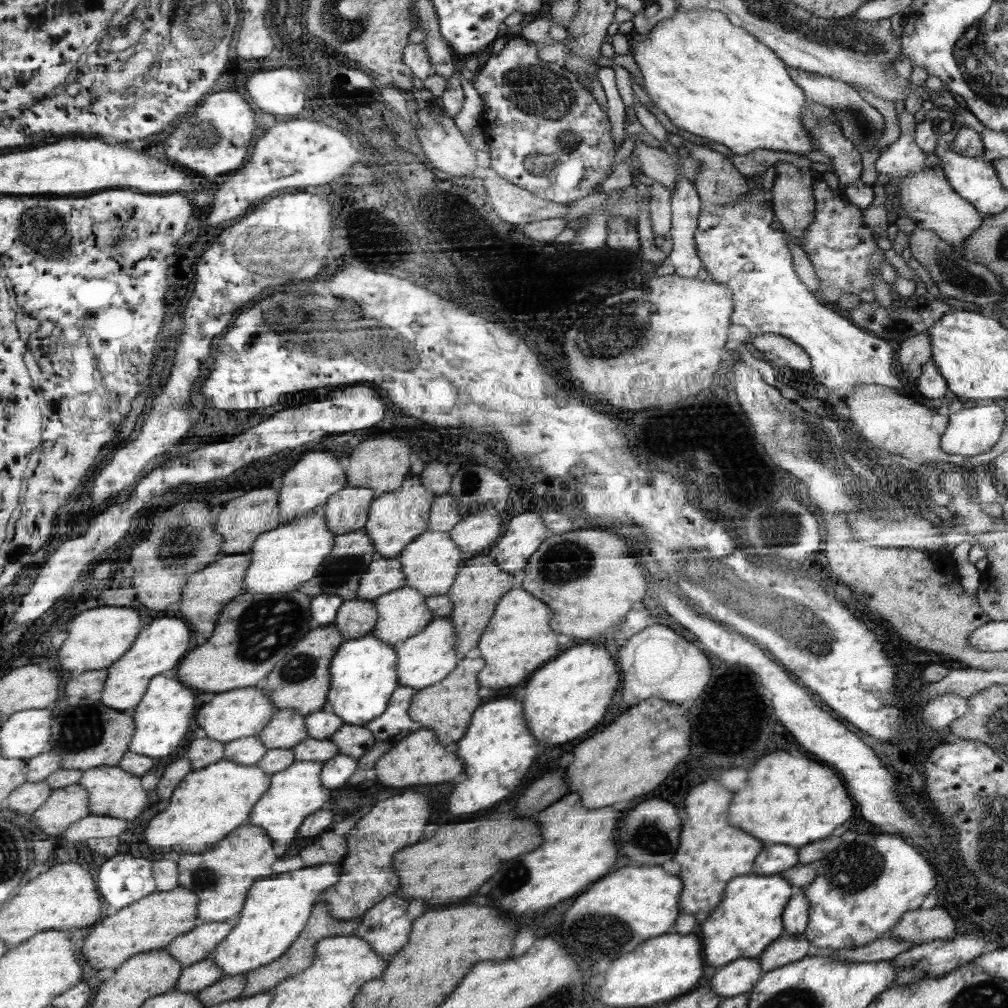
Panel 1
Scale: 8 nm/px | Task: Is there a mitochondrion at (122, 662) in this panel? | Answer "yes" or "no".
no

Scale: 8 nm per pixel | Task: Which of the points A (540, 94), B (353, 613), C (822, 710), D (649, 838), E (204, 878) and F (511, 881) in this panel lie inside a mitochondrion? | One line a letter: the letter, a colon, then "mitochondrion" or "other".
A: mitochondrion
B: other
C: other
D: mitochondrion
E: mitochondrion
F: mitochondrion

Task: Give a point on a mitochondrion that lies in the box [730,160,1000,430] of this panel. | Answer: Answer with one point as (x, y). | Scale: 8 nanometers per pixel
(956, 273)

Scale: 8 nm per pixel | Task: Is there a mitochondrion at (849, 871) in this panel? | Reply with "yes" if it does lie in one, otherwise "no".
yes

